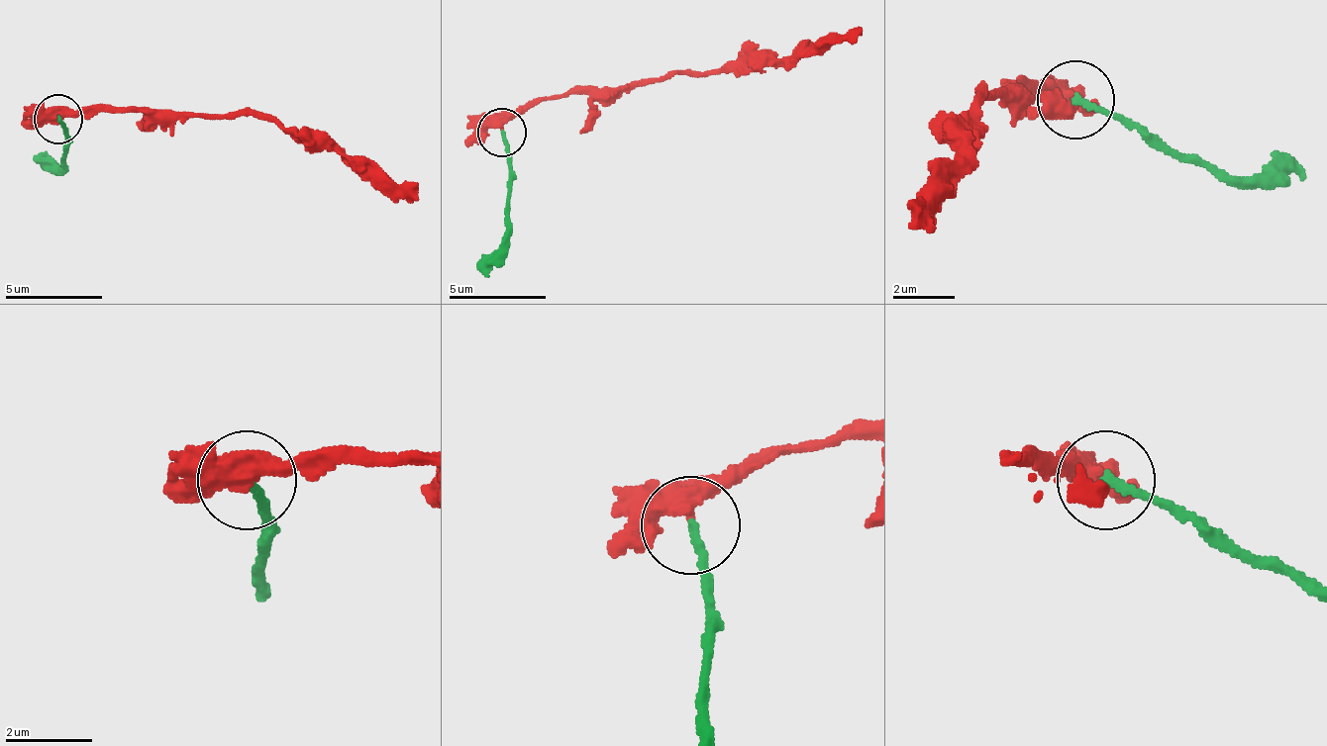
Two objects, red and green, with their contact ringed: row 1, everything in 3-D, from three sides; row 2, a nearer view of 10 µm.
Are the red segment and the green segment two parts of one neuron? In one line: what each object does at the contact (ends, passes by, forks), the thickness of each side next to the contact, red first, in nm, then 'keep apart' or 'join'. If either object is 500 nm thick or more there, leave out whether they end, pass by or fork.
red passes by; green ends; calibres 440 and 200 nm; join

